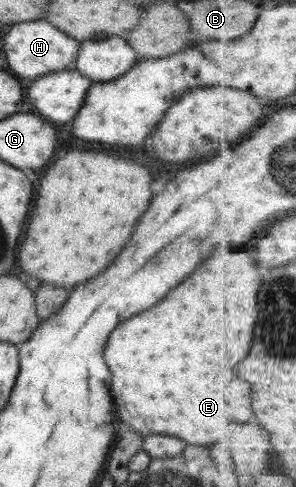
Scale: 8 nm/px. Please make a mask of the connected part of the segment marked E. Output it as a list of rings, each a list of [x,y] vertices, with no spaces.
[[[231,252],[231,254],[213,254],[209,256],[207,260],[203,260],[195,272],[191,276],[187,276],[181,284],[177,284],[173,290],[169,290],[161,302],[153,304],[149,310],[145,312],[139,312],[131,318],[127,318],[125,322],[121,322],[117,328],[111,330],[109,334],[109,340],[103,348],[103,358],[105,358],[105,364],[109,368],[109,390],[111,390],[111,396],[113,396],[113,404],[115,404],[115,412],[117,412],[117,418],[129,426],[133,432],[139,432],[141,436],[147,436],[147,434],[165,434],[165,436],[175,436],[175,438],[181,438],[183,442],[187,444],[195,444],[205,446],[205,444],[211,445],[211,442],[215,440],[221,440],[221,426],[227,426],[227,440],[229,440],[229,426],[235,424],[235,422],[253,422],[255,414],[253,414],[253,408],[251,408],[251,382],[243,380],[241,376],[237,376],[233,372],[233,368],[249,354],[251,350],[251,342],[253,342],[253,328],[255,328],[255,322],[259,318],[257,314],[257,292],[259,292],[259,286],[261,286],[261,272],[257,270],[257,264],[255,260],[247,254],[247,252]]]

